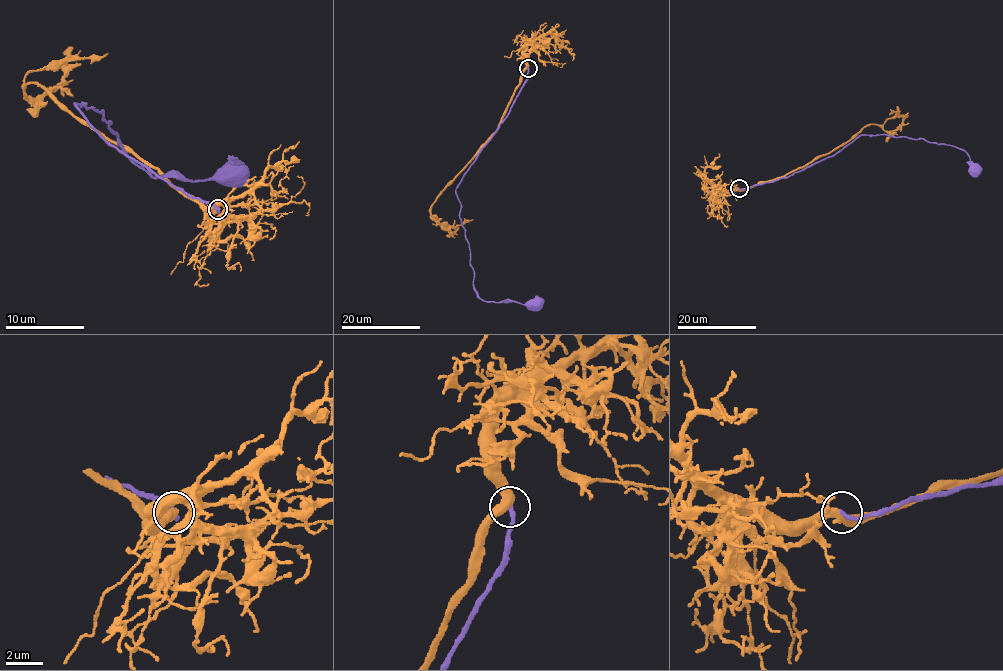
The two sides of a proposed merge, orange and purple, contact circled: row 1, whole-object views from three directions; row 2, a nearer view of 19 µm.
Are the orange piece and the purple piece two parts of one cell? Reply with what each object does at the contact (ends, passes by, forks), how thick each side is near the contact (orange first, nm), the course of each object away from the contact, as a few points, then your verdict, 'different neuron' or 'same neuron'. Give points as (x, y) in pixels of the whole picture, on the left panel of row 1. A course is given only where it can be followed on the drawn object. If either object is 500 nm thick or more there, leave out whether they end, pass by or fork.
orange passes by | purple ends | 480/260 nm | orange via (218, 210), (206, 210), (157, 168), (75, 118), (38, 82), (26, 84), (24, 78), (32, 71), (108, 53) | purple via (218, 210), (110, 145), (75, 104), (102, 112), (132, 159), (153, 176), (220, 180), (232, 174) | same neuron

